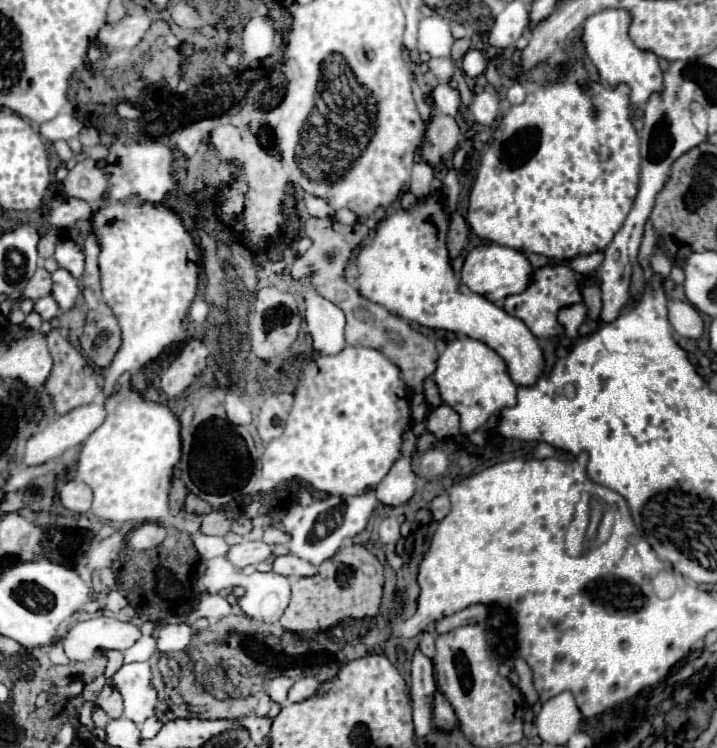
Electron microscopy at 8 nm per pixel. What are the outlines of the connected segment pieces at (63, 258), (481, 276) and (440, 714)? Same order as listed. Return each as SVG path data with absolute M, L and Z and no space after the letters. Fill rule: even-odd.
M67 240L67 242L59 242L59 250L55 252L55 260L59 262L61 268L65 268L75 280L81 278L83 274L83 250Z
M481 244L467 252L461 268L461 284L491 302L499 302L511 294L521 294L531 282L531 272L533 268L523 252L499 244Z
M435 690L435 694L433 694L433 726L443 732L457 728L457 718L455 718L453 706L449 704L449 700L445 700L445 696L441 696L439 690Z

